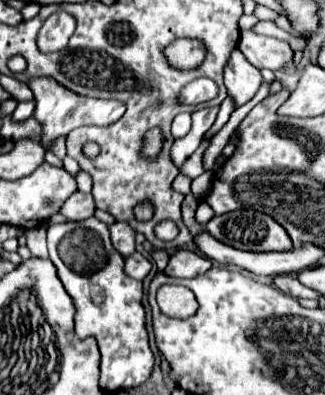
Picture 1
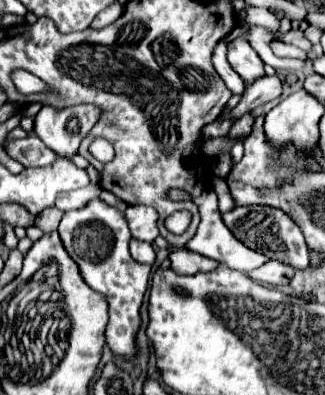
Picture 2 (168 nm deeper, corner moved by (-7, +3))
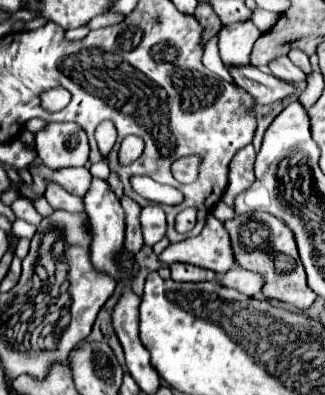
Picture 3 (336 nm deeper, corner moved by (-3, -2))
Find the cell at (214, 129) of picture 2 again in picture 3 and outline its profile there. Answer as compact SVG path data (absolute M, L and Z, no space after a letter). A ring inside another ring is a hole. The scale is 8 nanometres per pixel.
M218 35L214 36L205 46L202 62L206 68L212 72L217 72L218 76L224 80L234 83L228 69L223 64L218 48Z

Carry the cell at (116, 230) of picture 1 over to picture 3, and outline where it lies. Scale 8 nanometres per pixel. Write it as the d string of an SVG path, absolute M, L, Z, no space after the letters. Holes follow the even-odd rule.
M148 205L142 209L140 215L142 223L142 233L144 233L144 243L154 245L166 235L166 215L160 205Z

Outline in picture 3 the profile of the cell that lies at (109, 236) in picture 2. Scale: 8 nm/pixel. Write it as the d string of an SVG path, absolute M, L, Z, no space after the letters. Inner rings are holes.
M94 177L92 179L92 187L84 197L84 211L88 215L88 223L90 223L90 231L92 231L92 263L96 269L106 271L108 275L112 275L114 279L128 279L130 275L124 273L118 265L116 265L116 255L120 253L122 245L124 245L124 209L120 205L120 199L116 197L116 193L112 191L110 183L106 179Z

